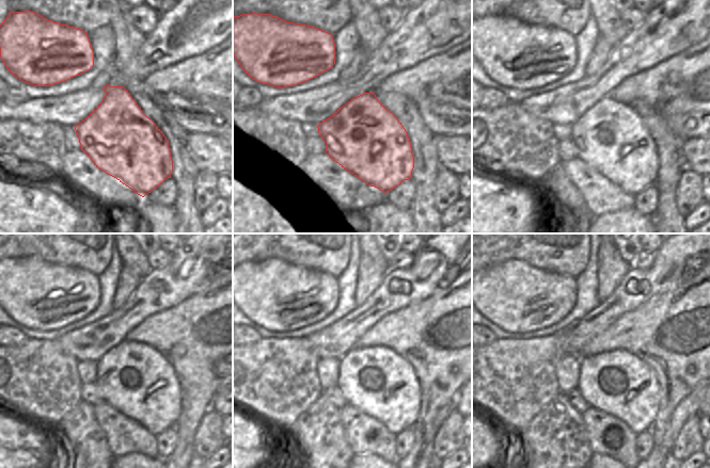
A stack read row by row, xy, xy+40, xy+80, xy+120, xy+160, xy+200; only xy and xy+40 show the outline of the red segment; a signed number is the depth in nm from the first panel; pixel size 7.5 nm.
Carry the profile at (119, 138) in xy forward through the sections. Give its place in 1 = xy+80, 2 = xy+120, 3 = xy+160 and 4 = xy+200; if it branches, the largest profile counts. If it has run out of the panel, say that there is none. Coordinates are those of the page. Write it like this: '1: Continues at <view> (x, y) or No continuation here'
1: Continues at xy+80 (611, 138)
2: Continues at xy+120 (133, 377)
3: Continues at xy+160 (375, 380)
4: Continues at xy+200 (616, 382).

